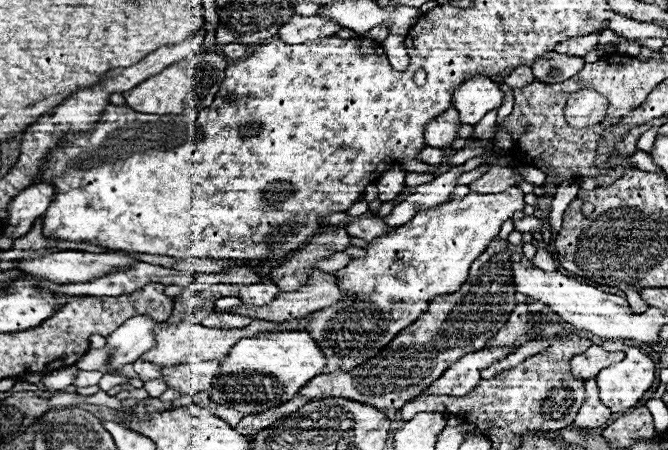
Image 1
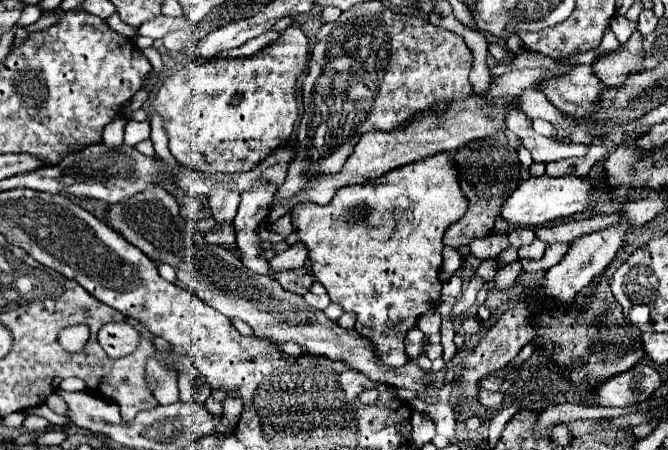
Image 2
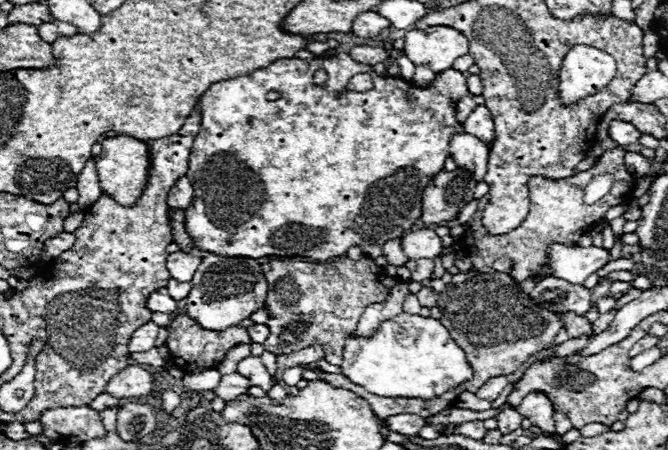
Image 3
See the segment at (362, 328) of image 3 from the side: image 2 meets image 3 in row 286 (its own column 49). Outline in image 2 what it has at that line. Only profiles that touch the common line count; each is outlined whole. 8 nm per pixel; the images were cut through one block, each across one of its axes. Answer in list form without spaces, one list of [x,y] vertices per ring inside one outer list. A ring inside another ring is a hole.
[[[52,392],[52,394],[48,394],[48,398],[44,400],[44,404],[52,410],[52,412],[56,412],[56,414],[66,414],[66,402],[60,398],[60,394],[58,392]]]

